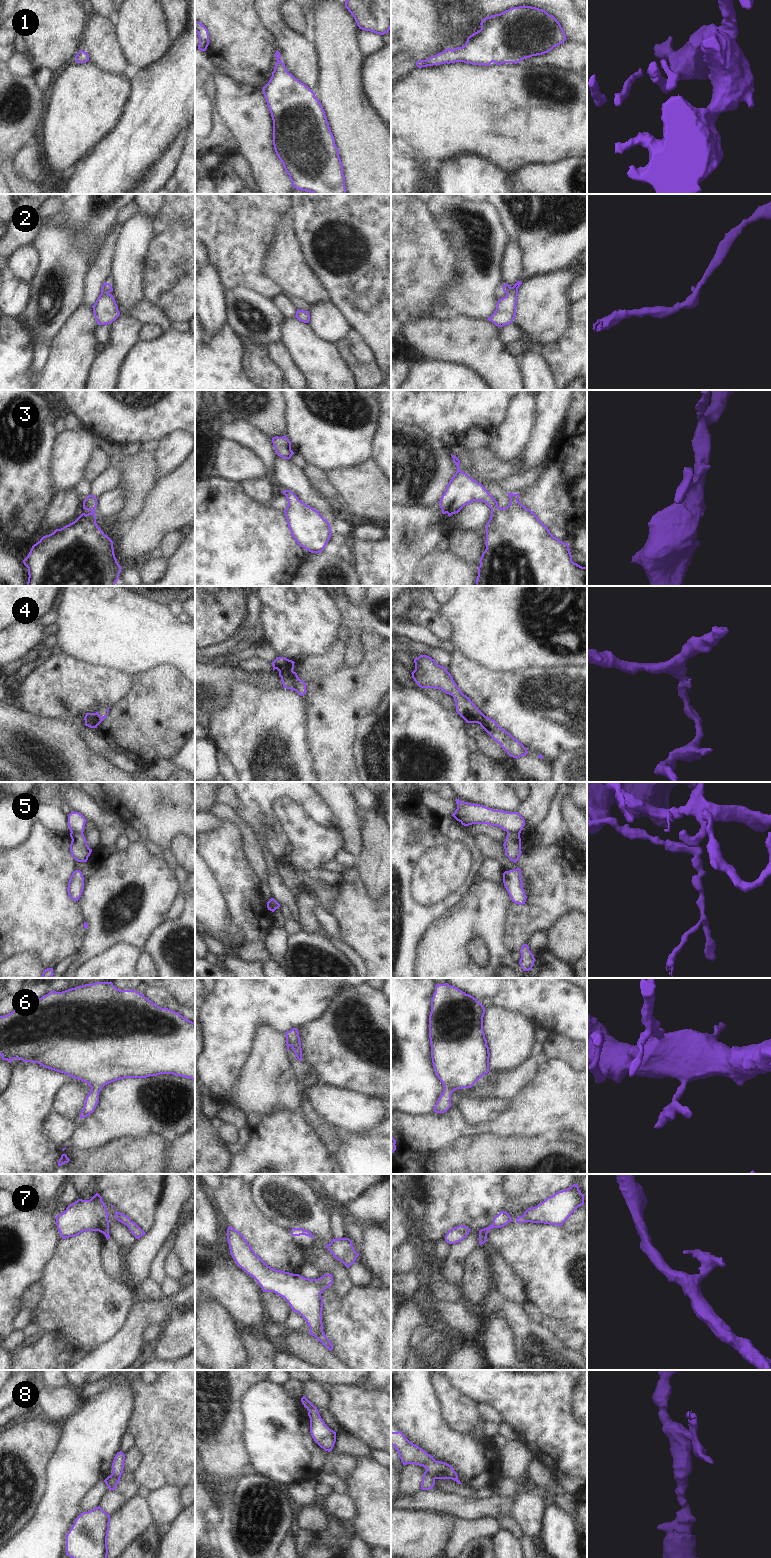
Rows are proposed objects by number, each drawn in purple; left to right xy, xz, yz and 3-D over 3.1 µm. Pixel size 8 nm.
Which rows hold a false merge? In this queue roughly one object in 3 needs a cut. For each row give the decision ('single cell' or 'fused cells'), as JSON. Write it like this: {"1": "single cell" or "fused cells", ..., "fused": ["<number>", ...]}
{"1": "single cell", "2": "single cell", "3": "single cell", "4": "fused cells", "5": "fused cells", "6": "single cell", "7": "single cell", "8": "fused cells", "fused": ["4", "5", "8"]}

